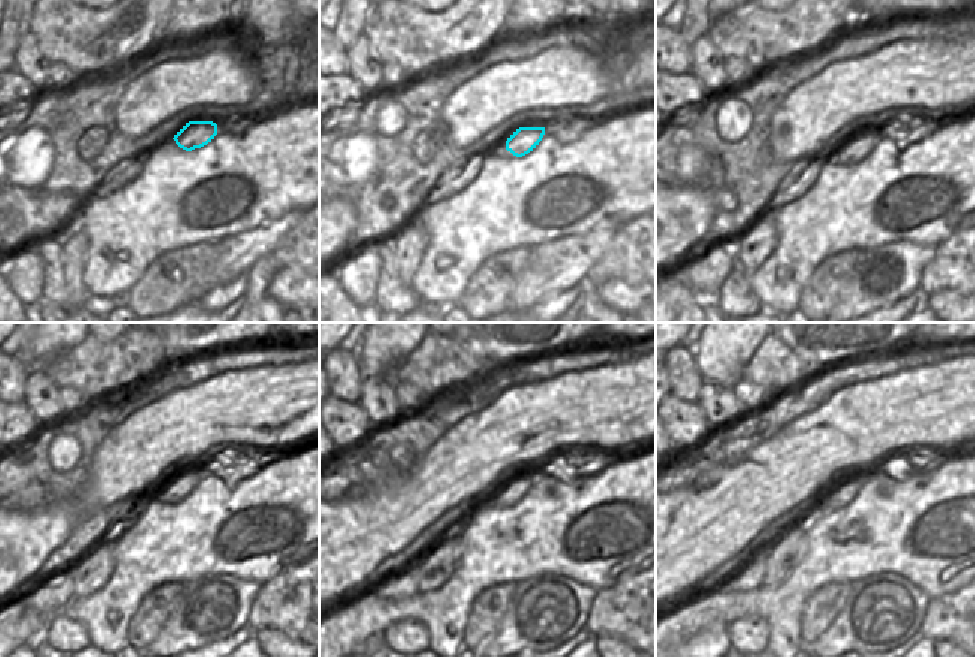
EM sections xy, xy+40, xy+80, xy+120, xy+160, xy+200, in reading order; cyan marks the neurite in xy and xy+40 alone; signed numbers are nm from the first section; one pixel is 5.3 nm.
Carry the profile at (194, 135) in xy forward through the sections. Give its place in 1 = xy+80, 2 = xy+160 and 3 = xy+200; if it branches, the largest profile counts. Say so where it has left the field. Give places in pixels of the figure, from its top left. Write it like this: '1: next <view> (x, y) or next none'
1: next xy+80 (866, 141)
2: next xy+160 (509, 494)
3: next xy+200 (843, 494)

